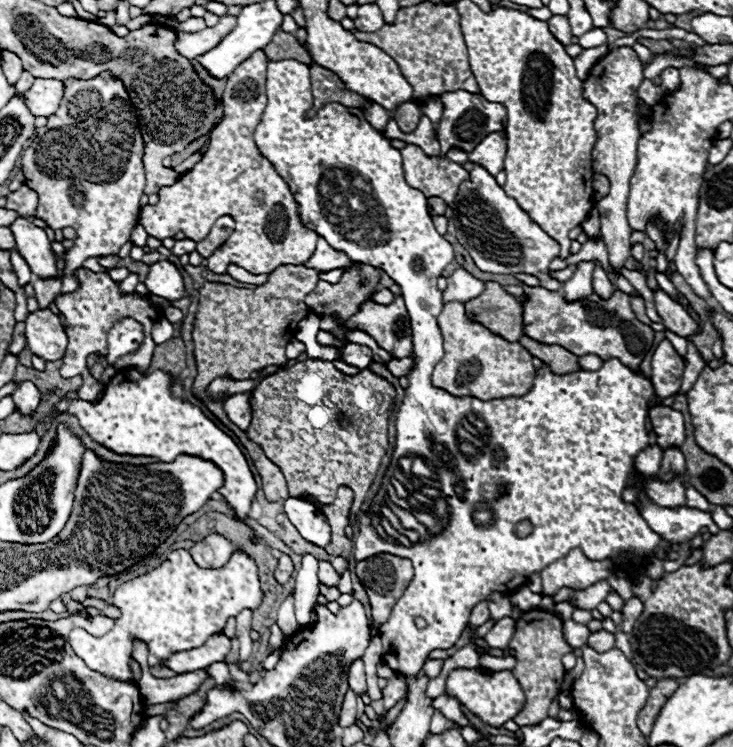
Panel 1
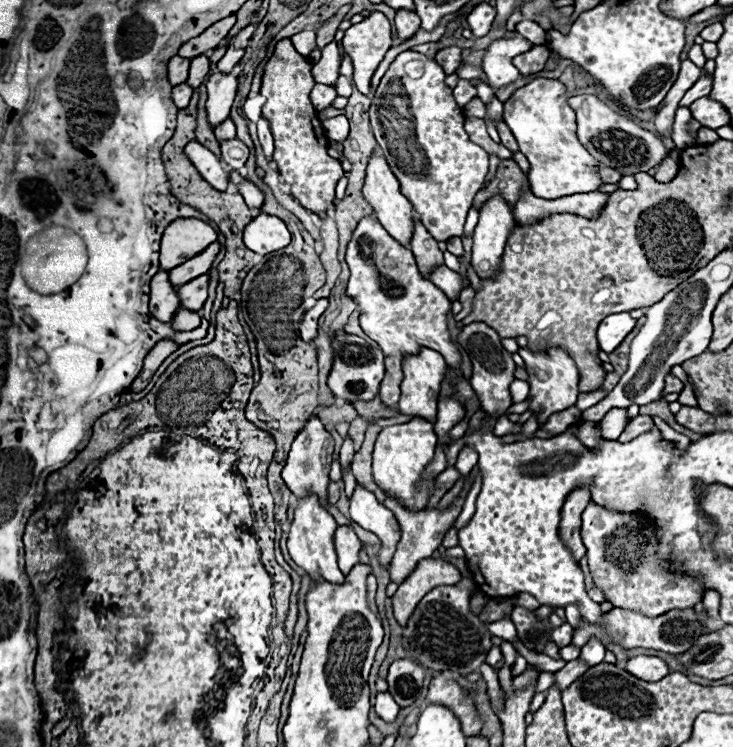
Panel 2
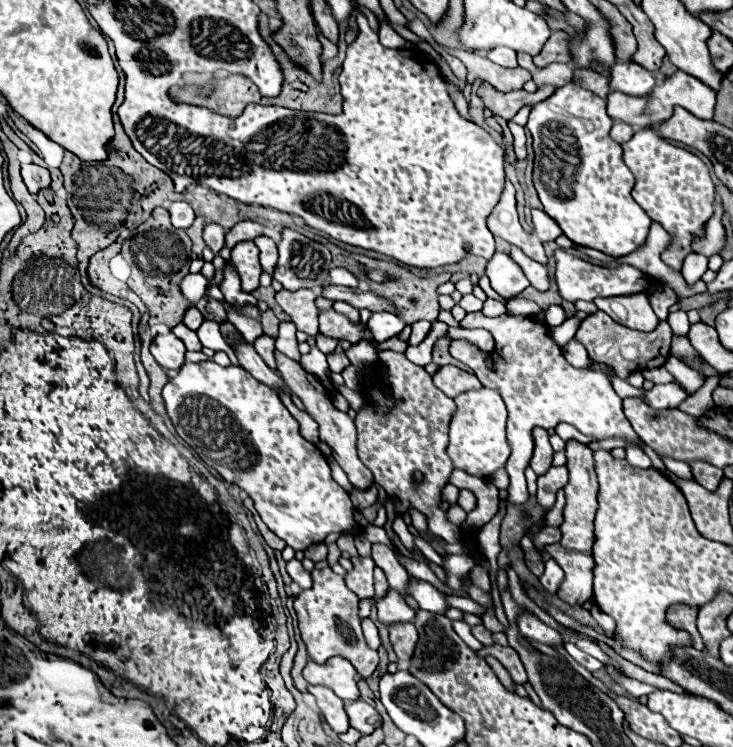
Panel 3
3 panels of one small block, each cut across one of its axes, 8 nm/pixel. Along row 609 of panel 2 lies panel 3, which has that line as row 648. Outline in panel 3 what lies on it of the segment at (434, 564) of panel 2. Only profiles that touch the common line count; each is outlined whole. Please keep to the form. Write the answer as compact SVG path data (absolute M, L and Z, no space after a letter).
M406 622L406 624L390 626L390 642L392 642L392 648L394 648L398 660L402 664L408 664L410 656L414 654L416 642L418 642L418 632L416 632L414 624Z

